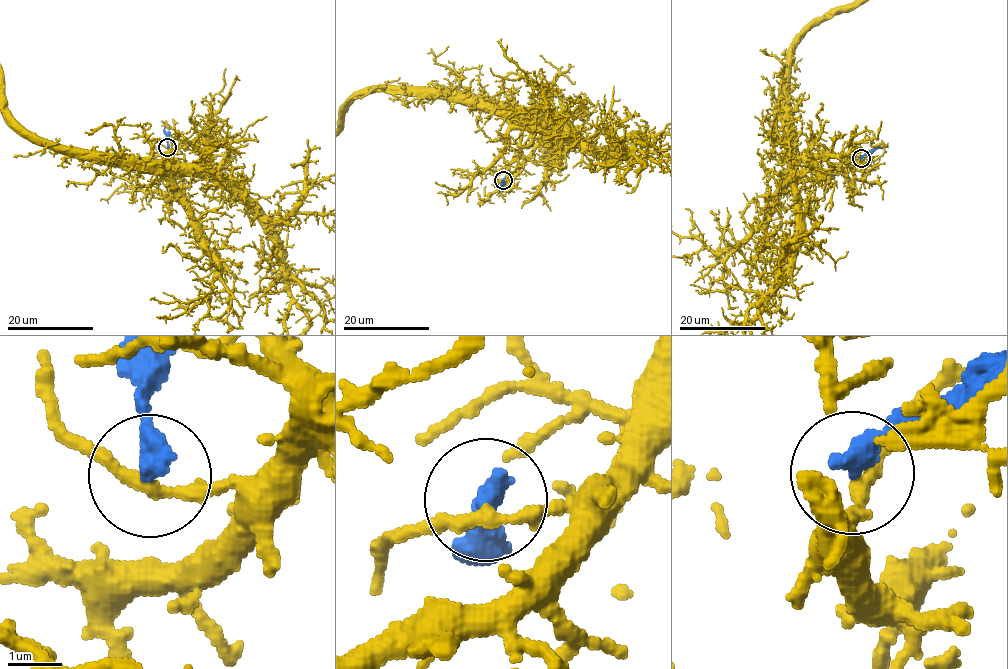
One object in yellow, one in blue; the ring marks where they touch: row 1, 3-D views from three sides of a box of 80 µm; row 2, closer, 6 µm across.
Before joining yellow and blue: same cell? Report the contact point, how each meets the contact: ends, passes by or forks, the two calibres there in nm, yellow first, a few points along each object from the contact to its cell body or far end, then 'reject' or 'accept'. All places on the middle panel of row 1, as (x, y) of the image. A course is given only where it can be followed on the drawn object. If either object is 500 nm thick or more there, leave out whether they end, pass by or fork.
place (503, 180); yellow passes by; blue ends; calibres 240 and 440 nm; course yellow (503, 180), (511, 181), (543, 135), (543, 125), (524, 116), (488, 112), (483, 109), (486, 105); course blue (503, 180), (499, 185), (500, 192); reject

